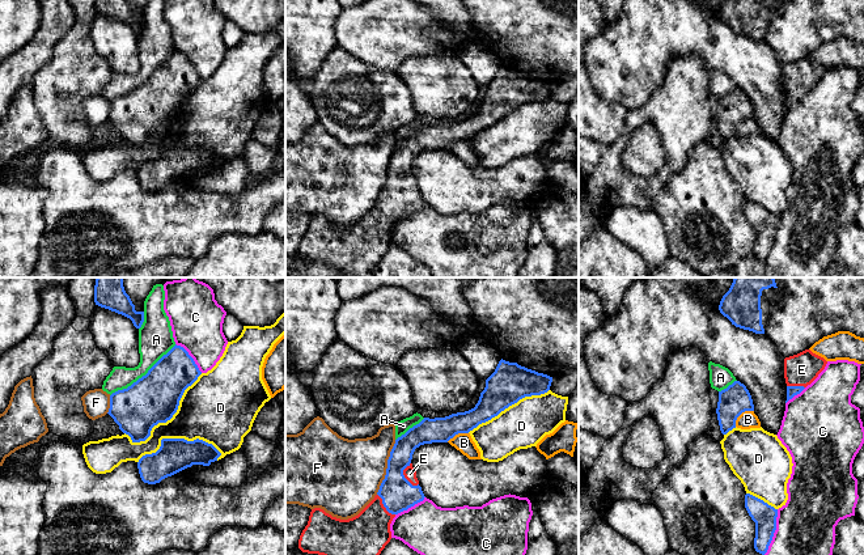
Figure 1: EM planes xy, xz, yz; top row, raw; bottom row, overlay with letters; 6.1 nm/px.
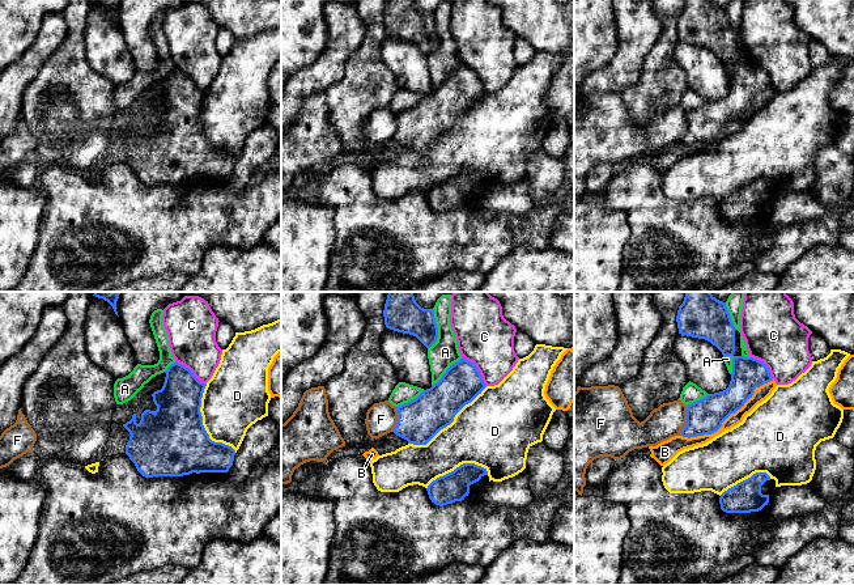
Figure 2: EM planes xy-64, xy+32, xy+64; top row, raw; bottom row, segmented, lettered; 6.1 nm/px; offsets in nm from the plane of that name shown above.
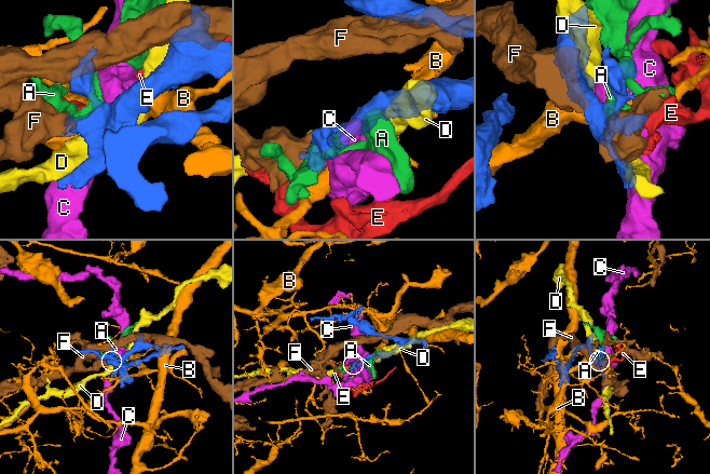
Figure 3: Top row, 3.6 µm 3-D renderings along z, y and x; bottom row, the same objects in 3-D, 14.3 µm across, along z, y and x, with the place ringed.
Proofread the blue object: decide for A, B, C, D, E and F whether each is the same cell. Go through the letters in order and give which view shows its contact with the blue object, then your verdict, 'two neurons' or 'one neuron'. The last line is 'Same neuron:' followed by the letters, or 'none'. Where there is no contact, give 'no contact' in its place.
A: contact in xy; two neurons
B: contact in yz; two neurons
C: contact in yz; two neurons
D: contact in xy; two neurons
E: contact in xz; one neuron
F: contact in xz; two neurons
Same neuron: E

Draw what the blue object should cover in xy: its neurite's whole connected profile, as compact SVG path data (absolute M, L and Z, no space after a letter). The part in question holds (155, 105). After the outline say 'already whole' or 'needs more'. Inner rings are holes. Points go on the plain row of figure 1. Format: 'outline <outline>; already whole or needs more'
outline M175 51L145 82L110 102L107 120L132 149L145 148L154 132L173 124L185 97L200 81L189 59Z; already whole

